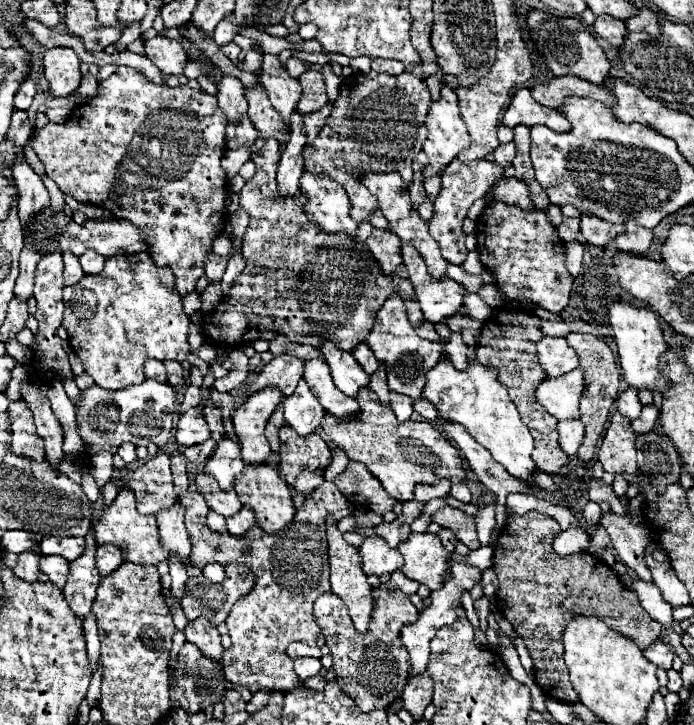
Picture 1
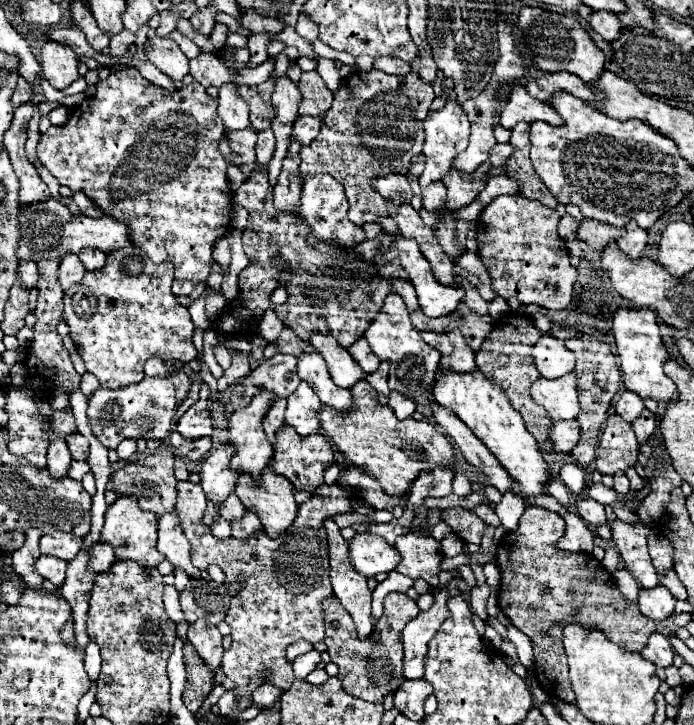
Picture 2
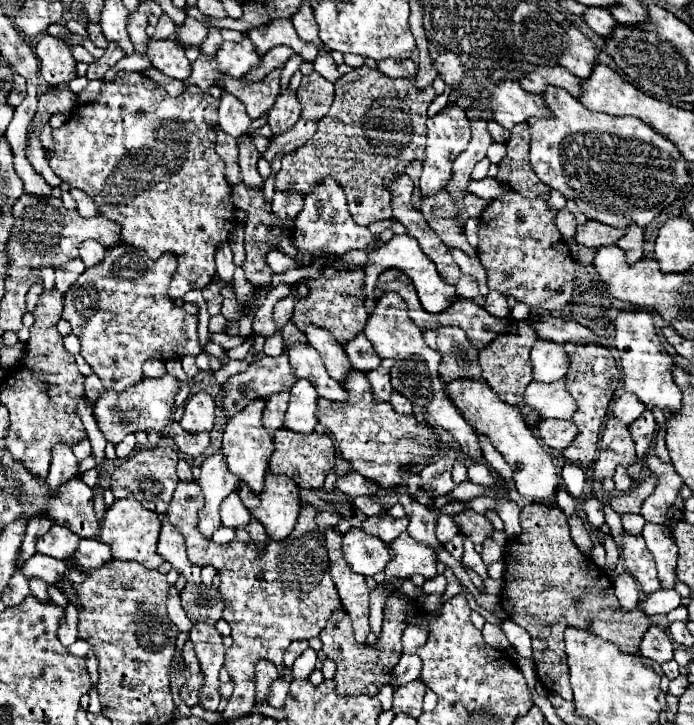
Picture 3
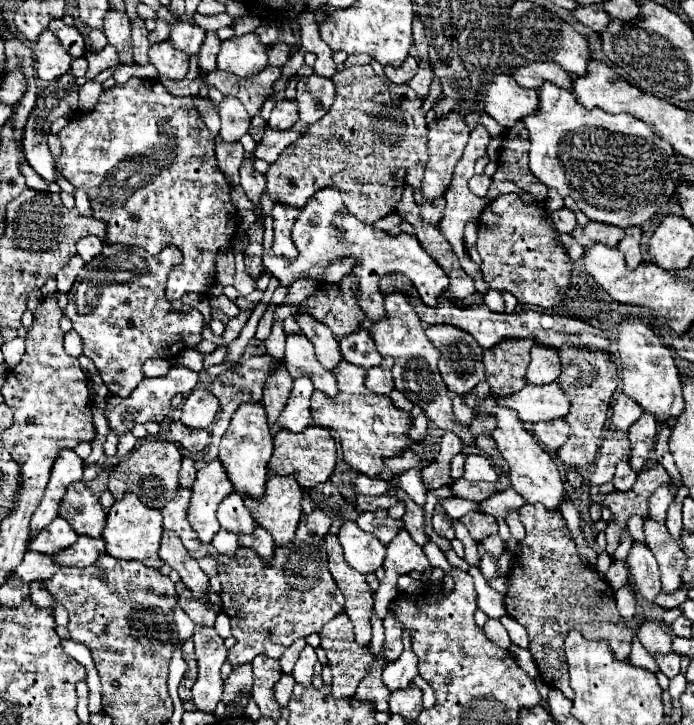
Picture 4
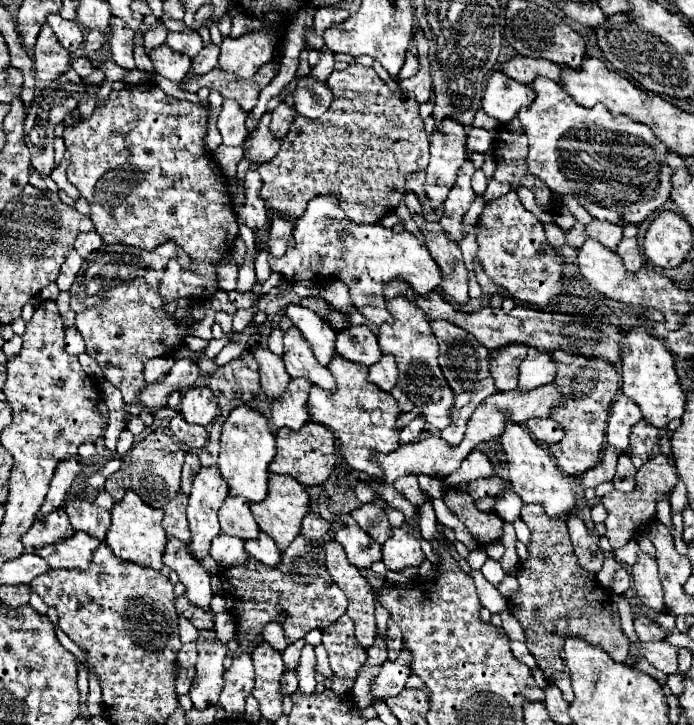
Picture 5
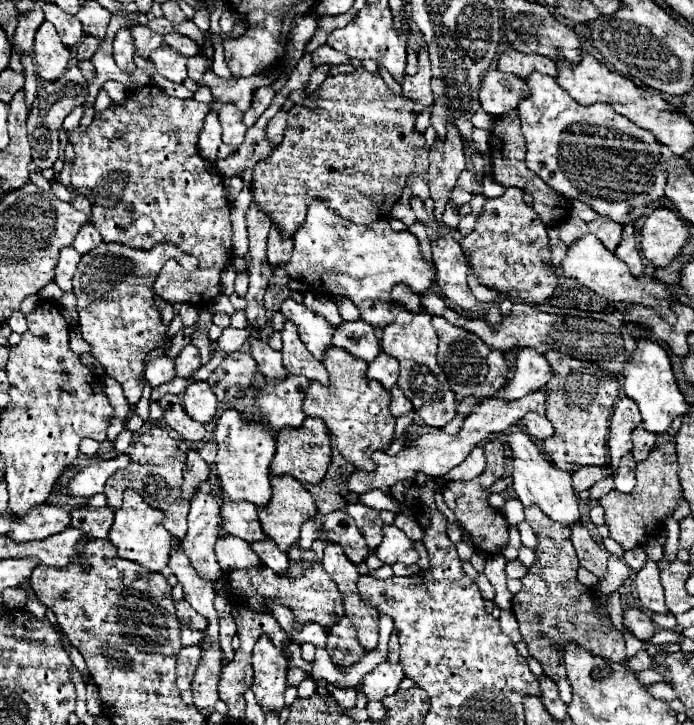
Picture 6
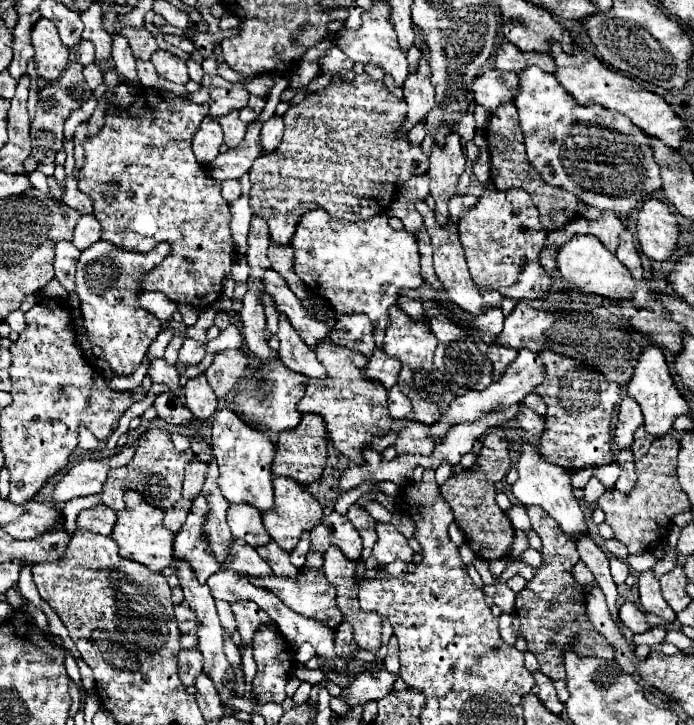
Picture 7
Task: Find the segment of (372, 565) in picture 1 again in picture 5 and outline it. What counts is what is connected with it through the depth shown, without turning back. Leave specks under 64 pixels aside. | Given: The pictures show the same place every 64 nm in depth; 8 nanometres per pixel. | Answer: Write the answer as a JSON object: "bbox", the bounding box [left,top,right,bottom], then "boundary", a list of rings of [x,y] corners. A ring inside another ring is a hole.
{"bbox":[330,514,382,568],"boundary":[[[338,514],[336,520],[330,524],[334,540],[344,546],[348,560],[356,568],[370,568],[372,562],[382,558],[380,544],[372,544],[372,540],[358,528],[356,520],[350,514]]]}

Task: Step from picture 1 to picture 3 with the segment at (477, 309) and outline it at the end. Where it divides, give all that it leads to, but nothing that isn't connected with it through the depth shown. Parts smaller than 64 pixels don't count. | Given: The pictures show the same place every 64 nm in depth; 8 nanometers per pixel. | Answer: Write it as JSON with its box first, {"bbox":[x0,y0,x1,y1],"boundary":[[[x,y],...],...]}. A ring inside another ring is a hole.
{"bbox":[454,276,482,302],"boundary":[[[460,276],[456,282],[454,282],[454,288],[456,288],[456,294],[462,296],[462,298],[468,298],[468,300],[474,300],[478,302],[482,296],[478,292],[478,282],[472,278],[472,276]]]}

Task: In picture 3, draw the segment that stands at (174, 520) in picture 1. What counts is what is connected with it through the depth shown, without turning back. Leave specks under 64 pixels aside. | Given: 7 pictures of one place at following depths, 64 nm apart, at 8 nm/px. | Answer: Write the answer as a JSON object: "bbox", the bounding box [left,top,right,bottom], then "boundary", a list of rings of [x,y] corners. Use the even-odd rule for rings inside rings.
{"bbox":[158,520,202,584],"boundary":[[[162,520],[162,532],[158,542],[158,554],[178,570],[188,584],[202,584],[200,580],[200,566],[194,566],[186,556],[186,546],[182,534],[168,522]]]}

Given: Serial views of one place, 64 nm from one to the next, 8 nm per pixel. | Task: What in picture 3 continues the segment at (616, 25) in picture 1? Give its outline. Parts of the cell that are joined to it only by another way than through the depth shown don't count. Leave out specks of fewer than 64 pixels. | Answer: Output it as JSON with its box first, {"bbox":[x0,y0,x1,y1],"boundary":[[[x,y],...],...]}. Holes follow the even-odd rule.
{"bbox":[582,8,616,36],"boundary":[[[586,8],[586,12],[582,14],[582,20],[598,34],[598,36],[610,36],[612,28],[616,26],[616,20],[612,18],[612,14],[606,8]]]}

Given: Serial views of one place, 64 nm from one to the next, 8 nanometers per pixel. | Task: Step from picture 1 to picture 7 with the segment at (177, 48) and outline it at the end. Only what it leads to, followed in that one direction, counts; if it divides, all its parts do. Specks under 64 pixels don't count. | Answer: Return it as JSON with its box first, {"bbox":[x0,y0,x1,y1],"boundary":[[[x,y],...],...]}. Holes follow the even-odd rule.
{"bbox":[150,50,190,84],"boundary":[[[156,50],[150,60],[152,60],[152,64],[156,66],[156,70],[162,78],[166,78],[170,82],[176,82],[176,84],[186,84],[190,80],[186,62],[180,60],[170,50]]]}

